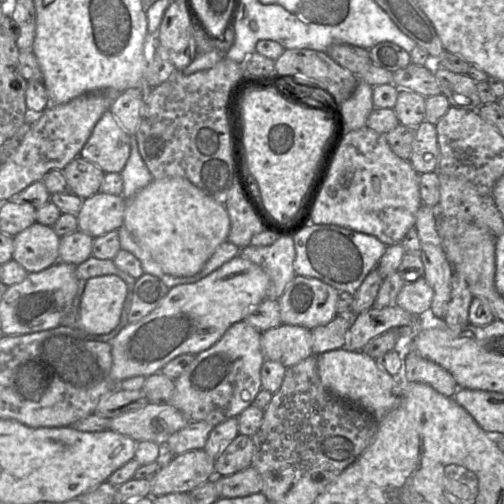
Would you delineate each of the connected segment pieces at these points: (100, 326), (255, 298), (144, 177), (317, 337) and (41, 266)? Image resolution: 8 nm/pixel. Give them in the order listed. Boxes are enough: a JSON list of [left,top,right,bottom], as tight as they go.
[[77,275,127,335],[109,255,270,383],[120,134,154,200],[312,315,351,355],[12,222,60,273]]

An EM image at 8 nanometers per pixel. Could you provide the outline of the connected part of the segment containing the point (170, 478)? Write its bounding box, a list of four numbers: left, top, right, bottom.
[151,449,215,498]

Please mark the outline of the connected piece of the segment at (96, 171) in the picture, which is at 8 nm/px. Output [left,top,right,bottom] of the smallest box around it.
[63,156,105,199]

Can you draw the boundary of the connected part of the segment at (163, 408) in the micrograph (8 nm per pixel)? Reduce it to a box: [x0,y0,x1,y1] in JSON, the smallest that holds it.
[109,403,189,445]

